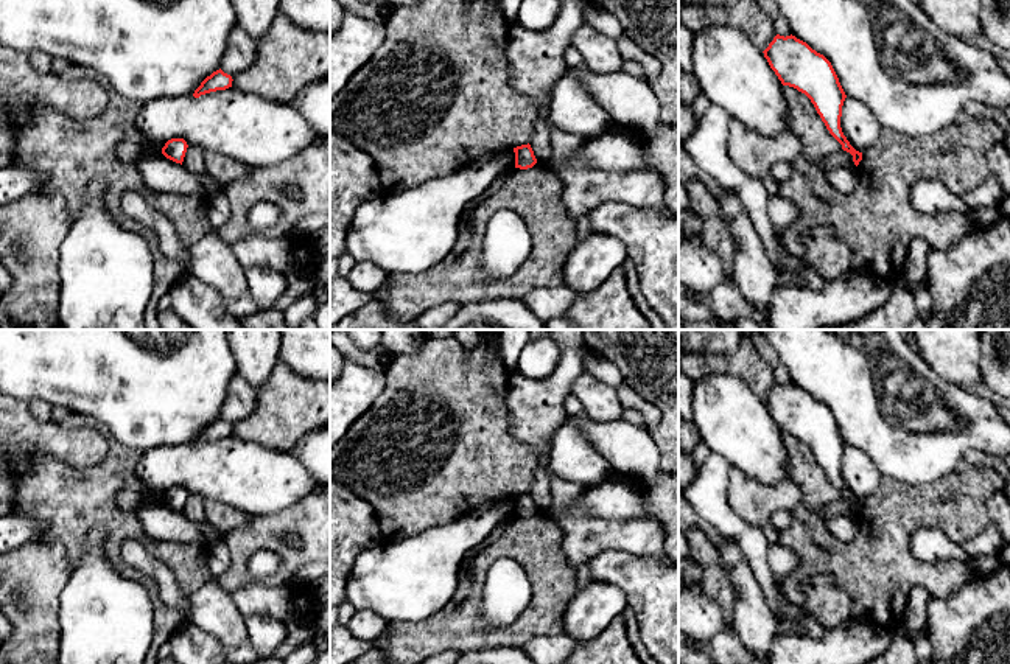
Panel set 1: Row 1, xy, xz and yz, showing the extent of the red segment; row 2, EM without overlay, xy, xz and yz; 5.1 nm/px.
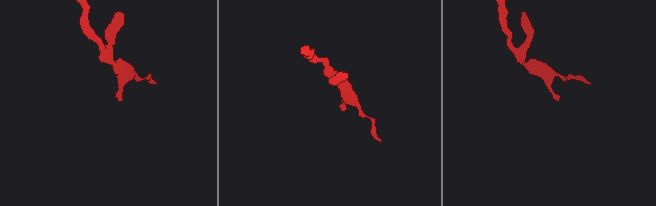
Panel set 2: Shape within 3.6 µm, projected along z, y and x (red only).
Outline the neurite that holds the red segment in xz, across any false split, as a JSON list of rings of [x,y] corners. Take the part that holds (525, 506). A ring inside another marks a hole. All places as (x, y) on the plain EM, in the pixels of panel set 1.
[[[529,491],[514,496],[514,501],[515,501],[515,516],[528,518],[537,512],[537,507]]]

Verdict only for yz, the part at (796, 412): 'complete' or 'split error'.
complete

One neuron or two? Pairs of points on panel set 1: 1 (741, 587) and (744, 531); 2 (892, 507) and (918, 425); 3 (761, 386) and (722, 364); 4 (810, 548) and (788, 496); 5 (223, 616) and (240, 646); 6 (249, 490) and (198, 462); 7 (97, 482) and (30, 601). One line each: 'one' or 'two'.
1: two
2: two
3: one
4: two
5: one
6: one
7: one

